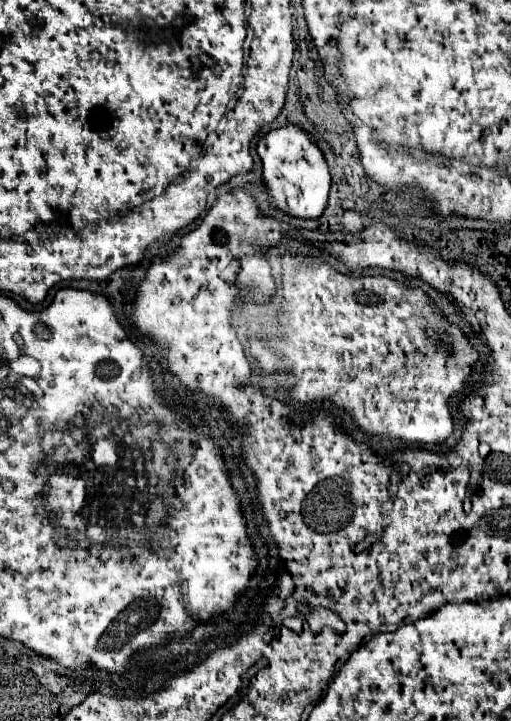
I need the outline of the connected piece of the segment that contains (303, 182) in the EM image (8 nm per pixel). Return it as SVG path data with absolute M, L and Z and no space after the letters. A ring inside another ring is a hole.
M285 126L269 132L257 144L257 154L263 162L263 184L267 188L269 204L283 214L313 220L327 208L327 196L331 188L331 176L327 162L309 134L299 126Z

